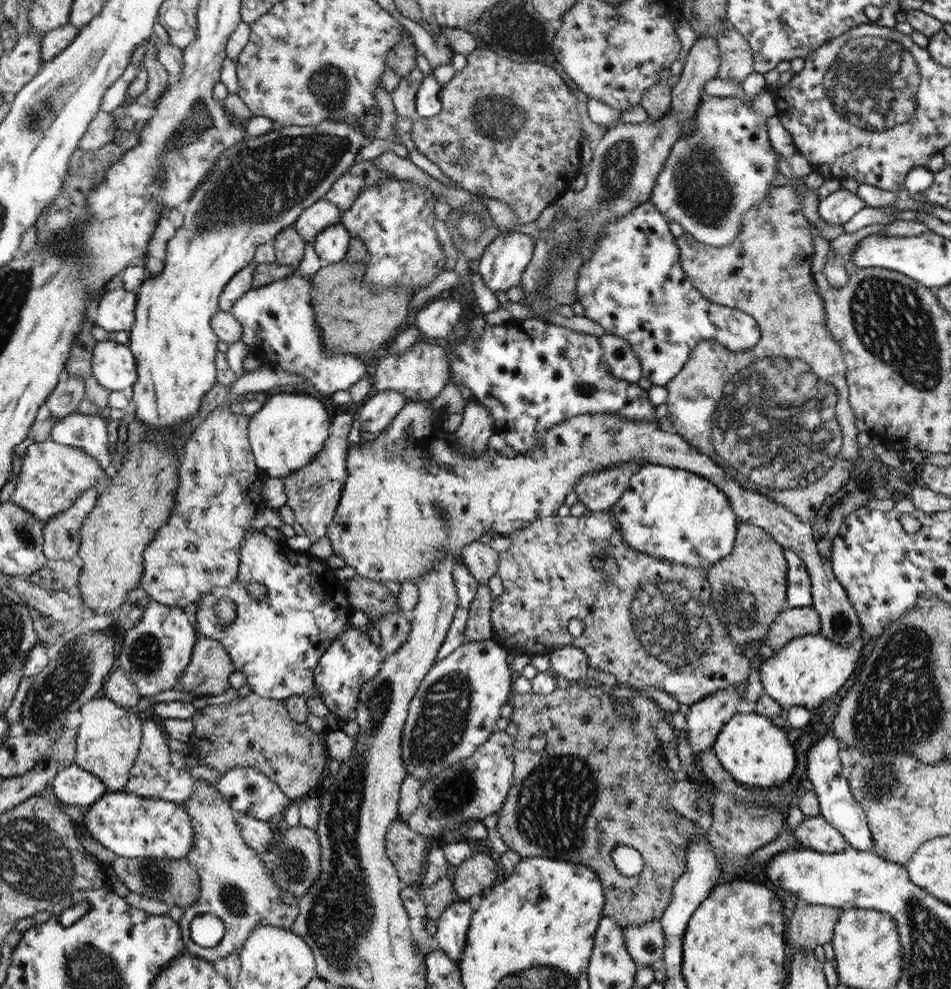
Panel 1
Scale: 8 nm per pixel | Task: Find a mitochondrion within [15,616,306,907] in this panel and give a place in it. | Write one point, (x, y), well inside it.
(54, 695)

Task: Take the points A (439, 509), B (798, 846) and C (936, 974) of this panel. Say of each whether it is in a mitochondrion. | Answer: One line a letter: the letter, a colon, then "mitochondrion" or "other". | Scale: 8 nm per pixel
A: mitochondrion
B: other
C: mitochondrion

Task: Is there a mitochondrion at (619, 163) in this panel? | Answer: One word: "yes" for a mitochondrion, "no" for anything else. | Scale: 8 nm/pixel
yes

